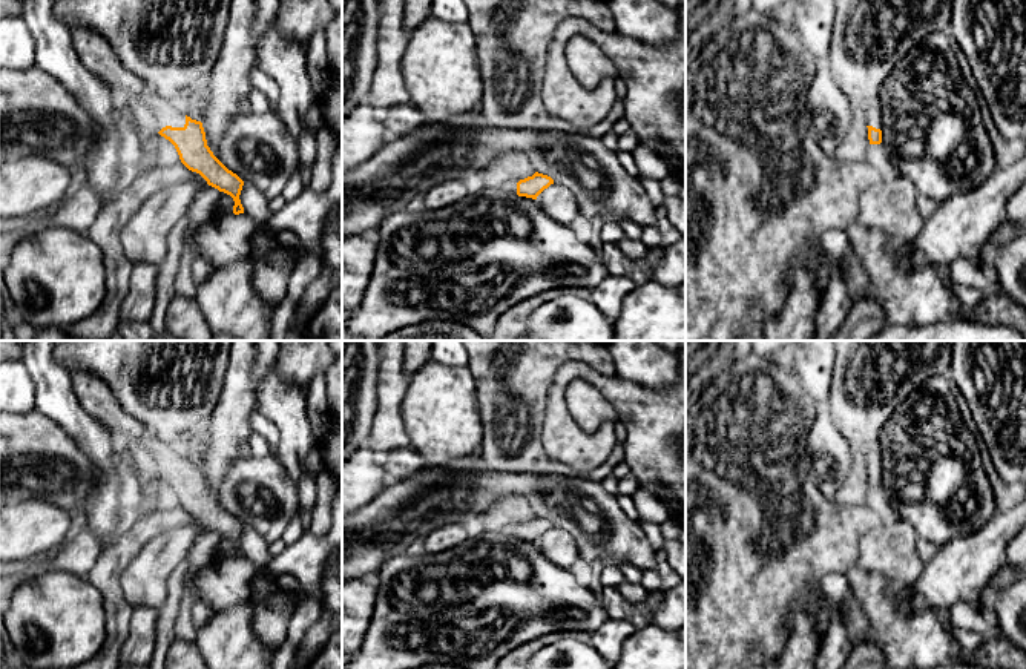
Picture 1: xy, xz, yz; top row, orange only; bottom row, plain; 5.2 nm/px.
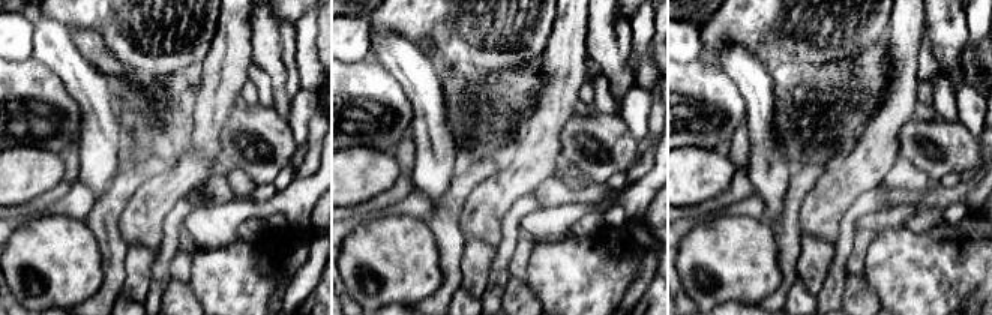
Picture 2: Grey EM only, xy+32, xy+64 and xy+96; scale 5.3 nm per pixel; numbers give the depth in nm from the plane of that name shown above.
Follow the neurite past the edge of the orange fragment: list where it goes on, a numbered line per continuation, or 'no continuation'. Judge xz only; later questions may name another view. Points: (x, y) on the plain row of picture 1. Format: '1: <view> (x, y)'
1: xz (509, 531)

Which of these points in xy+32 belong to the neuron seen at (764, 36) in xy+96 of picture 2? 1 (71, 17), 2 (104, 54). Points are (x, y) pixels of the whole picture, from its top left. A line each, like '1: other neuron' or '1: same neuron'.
1: same neuron
2: other neuron

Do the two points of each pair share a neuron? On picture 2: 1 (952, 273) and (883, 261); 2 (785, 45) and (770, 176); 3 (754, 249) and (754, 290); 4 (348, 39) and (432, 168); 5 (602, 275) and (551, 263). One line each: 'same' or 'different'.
1: same
2: different
3: same
4: different
5: same

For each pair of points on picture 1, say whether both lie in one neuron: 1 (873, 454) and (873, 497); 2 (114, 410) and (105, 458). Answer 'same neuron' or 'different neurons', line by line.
1: same neuron
2: different neurons

